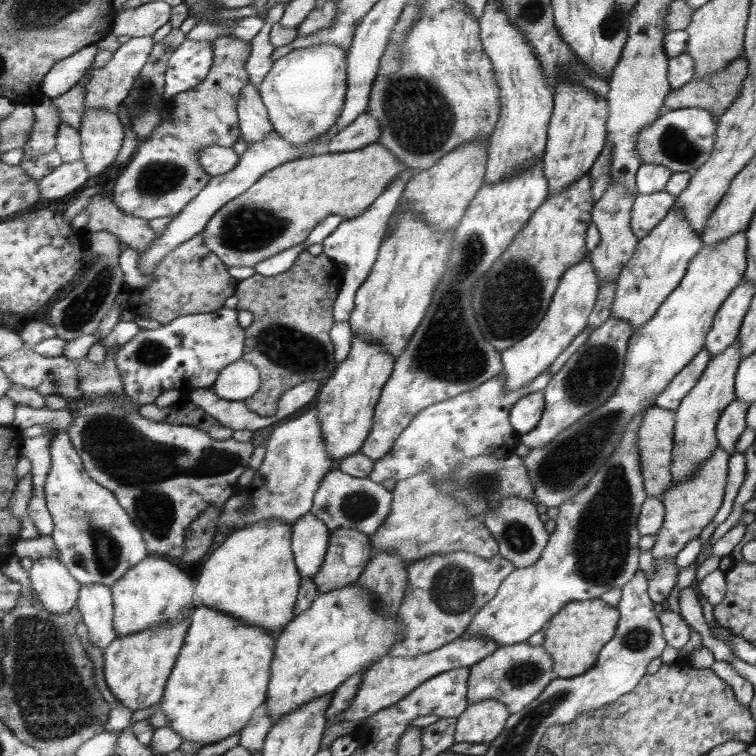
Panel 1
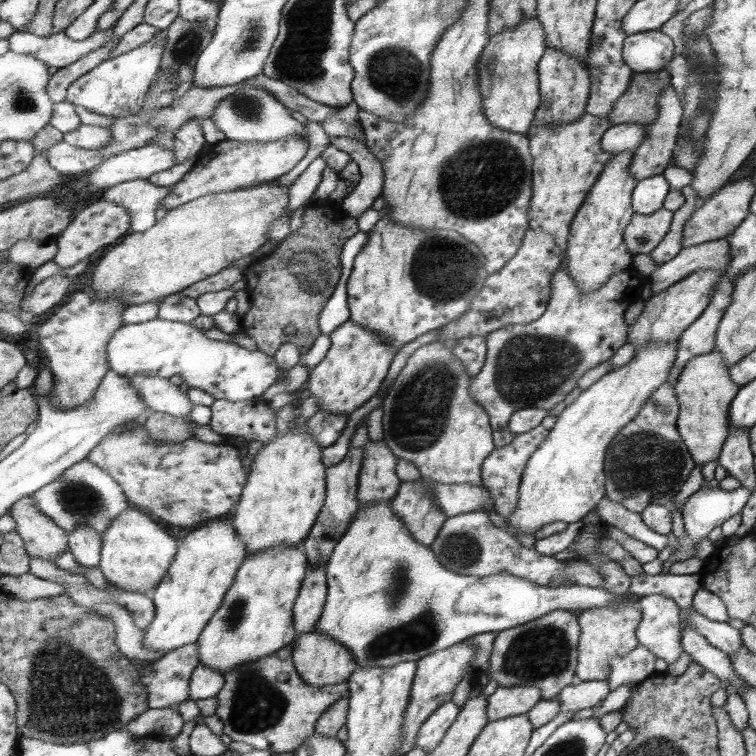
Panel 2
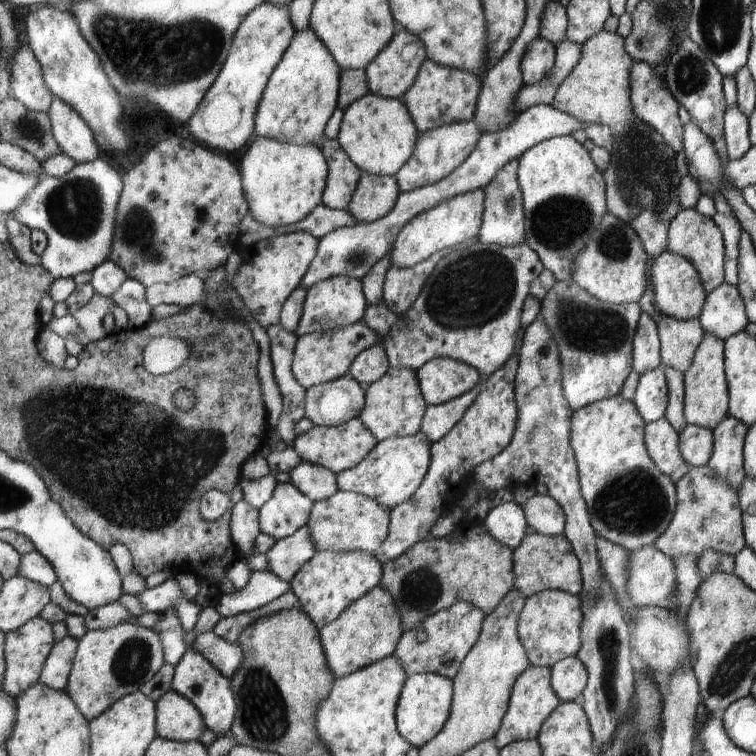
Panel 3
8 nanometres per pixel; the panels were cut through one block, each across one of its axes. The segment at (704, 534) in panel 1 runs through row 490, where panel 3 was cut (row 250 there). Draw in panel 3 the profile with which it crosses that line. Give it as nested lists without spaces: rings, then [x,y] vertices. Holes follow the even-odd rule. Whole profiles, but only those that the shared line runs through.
[[[716,213],[713,216],[713,224],[719,228],[724,245],[724,282],[736,286],[736,263],[738,256],[737,244],[740,238],[741,224],[735,216]]]

